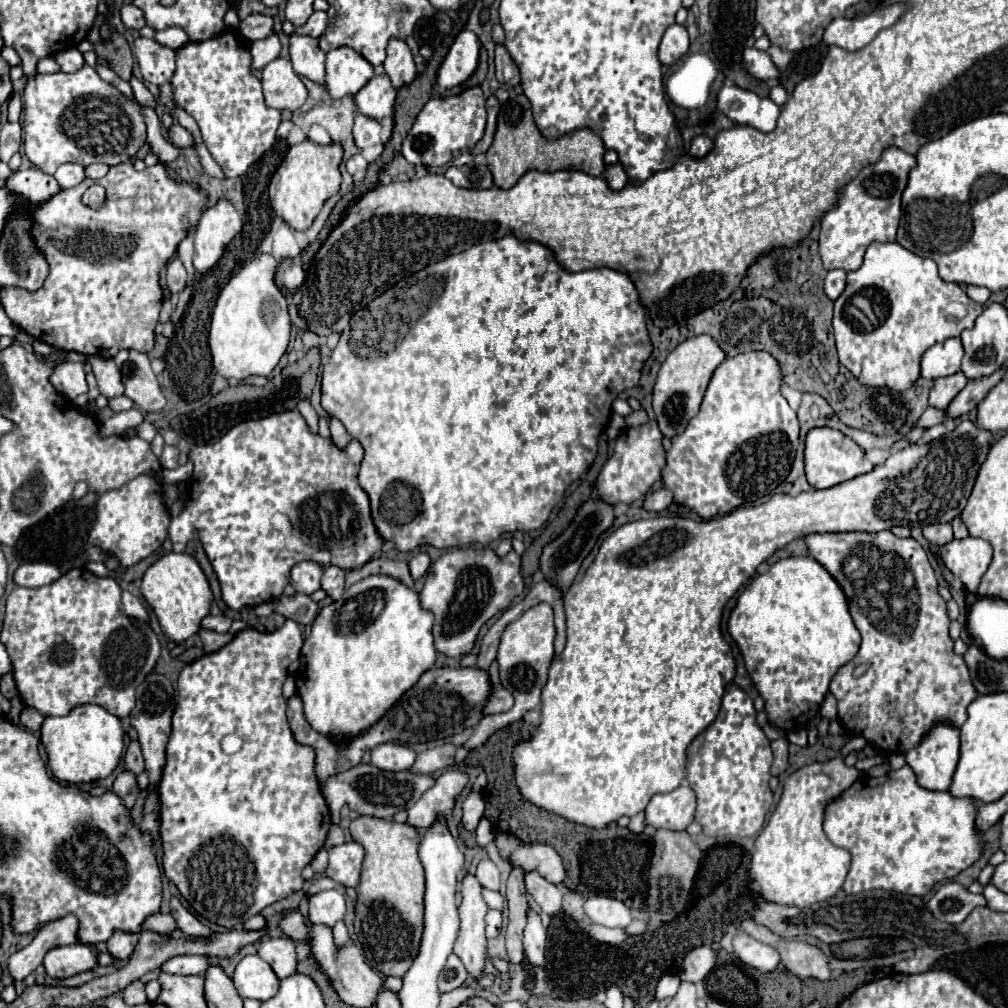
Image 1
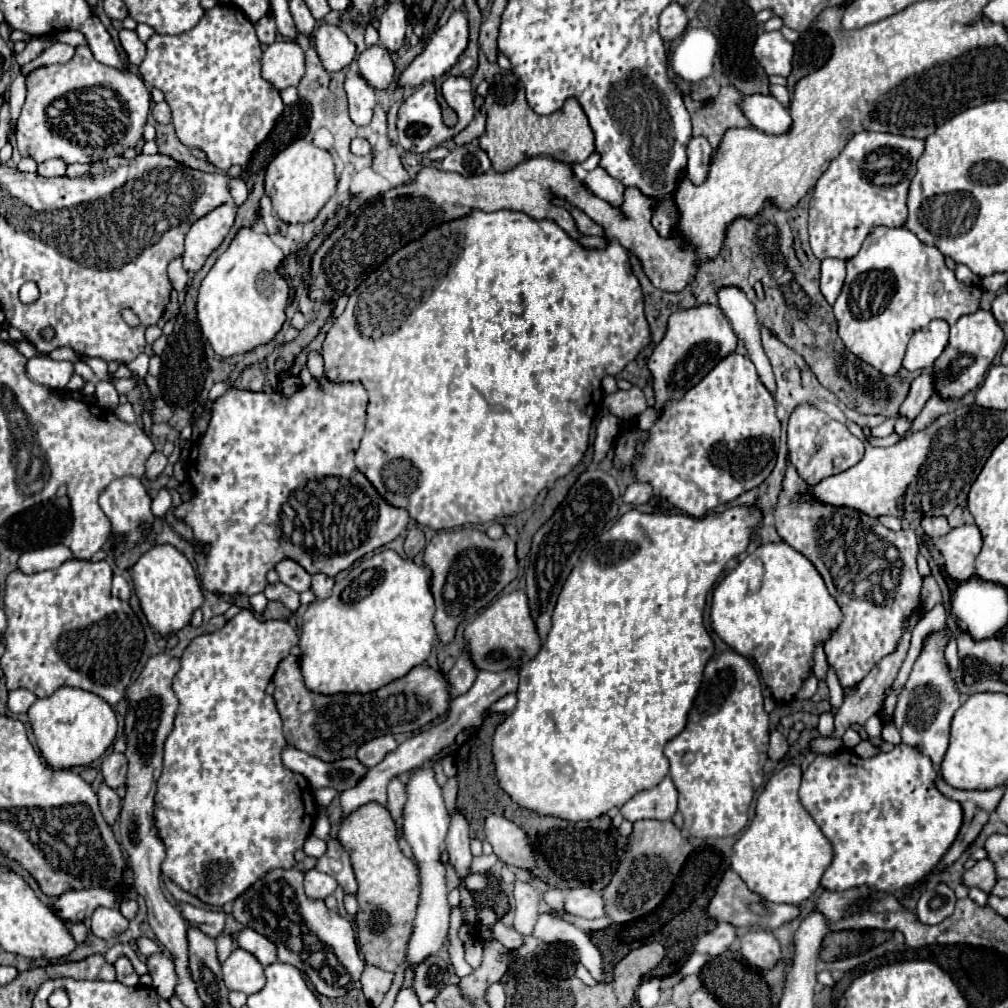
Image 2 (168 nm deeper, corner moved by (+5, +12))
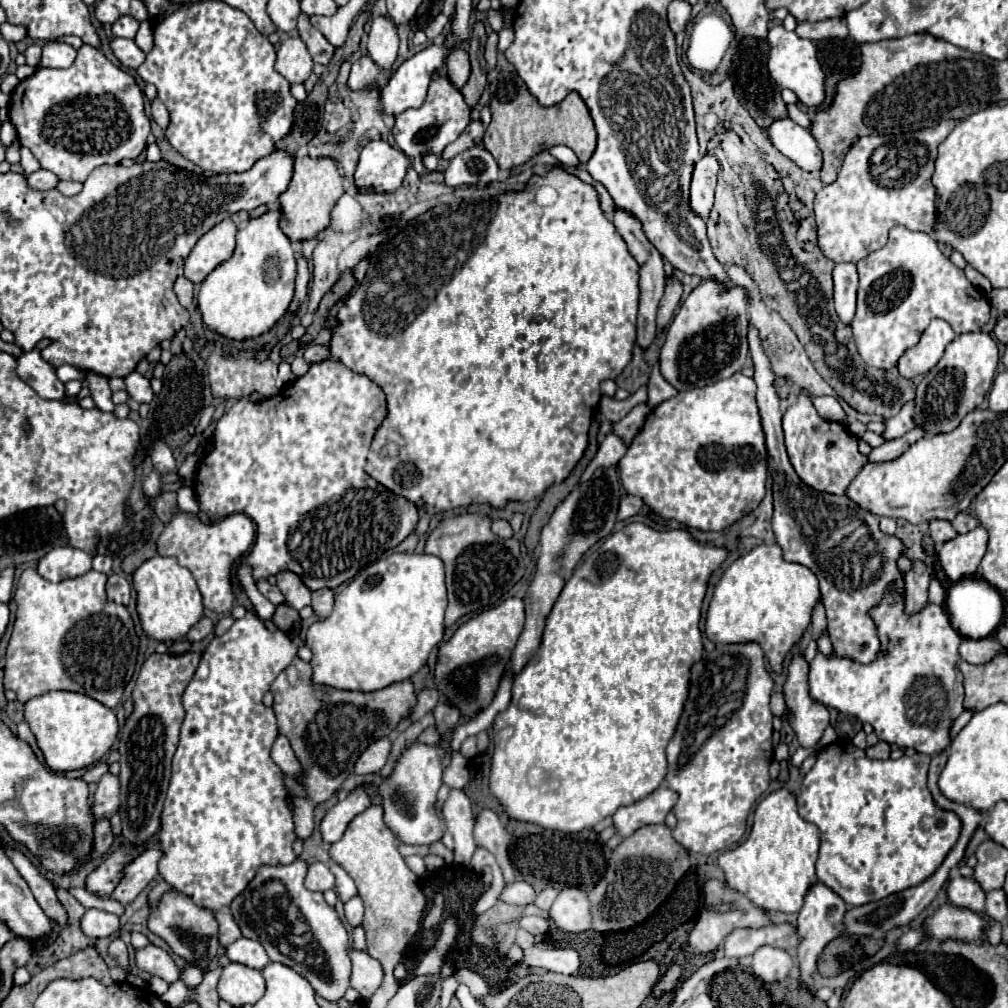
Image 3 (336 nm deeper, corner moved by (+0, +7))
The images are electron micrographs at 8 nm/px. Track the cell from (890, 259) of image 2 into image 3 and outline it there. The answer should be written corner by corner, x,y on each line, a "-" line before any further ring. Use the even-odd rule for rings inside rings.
894,227
890,231
888,243
858,263
858,275
860,275
858,309
856,309
856,317
852,321
852,331
854,331
854,341
856,341
860,357
872,367
878,367
878,369
896,367
900,355
918,343
922,331
928,327
930,319
934,319
934,317
946,319
952,325
956,335
980,331
980,327
986,325
990,319
990,303
988,303
984,291
974,287
966,279
964,271
960,267
956,267
938,249
936,239
922,231

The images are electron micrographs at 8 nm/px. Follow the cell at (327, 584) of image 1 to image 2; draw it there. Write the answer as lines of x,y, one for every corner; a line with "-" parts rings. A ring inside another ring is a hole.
315,574
313,576
313,584
311,584
311,590
315,592
317,598
327,598
331,594
331,588
333,588
335,580
327,574

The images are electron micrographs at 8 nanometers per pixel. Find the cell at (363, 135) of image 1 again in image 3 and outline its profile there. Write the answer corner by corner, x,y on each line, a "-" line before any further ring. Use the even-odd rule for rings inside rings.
362,55
358,61
352,63
352,73
348,79
348,85
352,89
376,85
376,79
378,79
378,65
368,55

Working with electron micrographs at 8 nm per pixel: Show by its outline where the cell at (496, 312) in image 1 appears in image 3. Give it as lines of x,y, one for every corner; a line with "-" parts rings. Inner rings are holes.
560,165
552,167
552,171
548,171
544,177
532,175
526,187
518,193
500,193
484,201
436,205
412,219
400,235
402,239
396,235
380,247
356,293
352,291
344,299
342,309
338,309
338,319
342,325
332,331
330,341
330,355
336,361
342,361
348,369
370,377
384,389
388,399
388,417
372,441
366,459
366,473
386,489
404,495
422,509
428,509
430,505
438,511
448,511
472,503
504,507
508,501
530,501
540,497
548,485
562,483
580,461
588,445
592,415
600,401
600,381
616,379
632,359
640,299
640,265
630,255
628,245
616,231
614,223
606,219
604,211
600,209
596,189
-
540,185
552,185
558,191
558,201
552,207
538,207
534,203
534,191

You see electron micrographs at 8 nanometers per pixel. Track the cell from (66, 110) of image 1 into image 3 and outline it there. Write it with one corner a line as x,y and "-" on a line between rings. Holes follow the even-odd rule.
82,45
78,57
68,69
48,69
38,67
30,77
22,79
10,95
8,115
16,127
18,139
28,147
40,161
42,169
56,173
58,179
70,179
84,183
86,177
98,165
116,165
124,157
136,159
144,147
150,133
150,121
144,113
144,95
136,85
134,77
124,69
112,65
96,47

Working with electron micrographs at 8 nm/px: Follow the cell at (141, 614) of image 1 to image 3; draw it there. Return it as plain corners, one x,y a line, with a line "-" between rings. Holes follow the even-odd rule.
116,573
108,575
108,583
106,583
106,595
108,595
108,599
127,606
131,600
130,592
131,585
122,575
116,575

